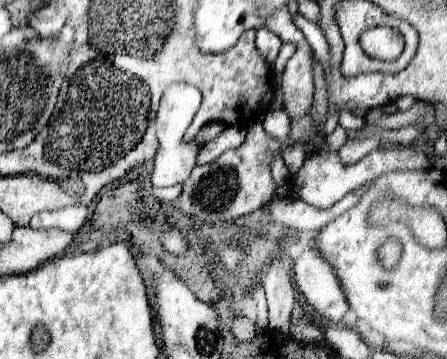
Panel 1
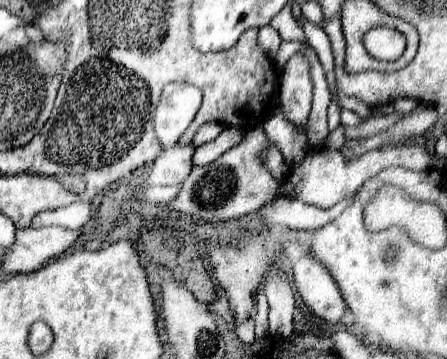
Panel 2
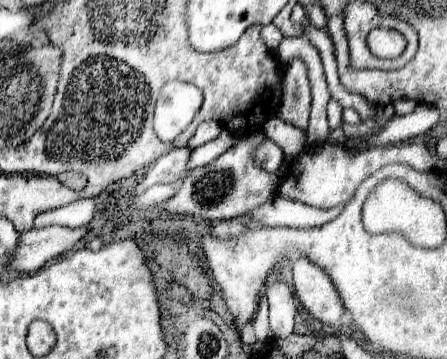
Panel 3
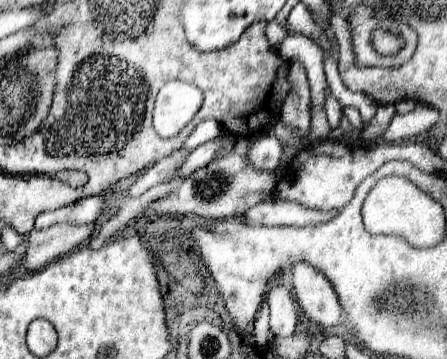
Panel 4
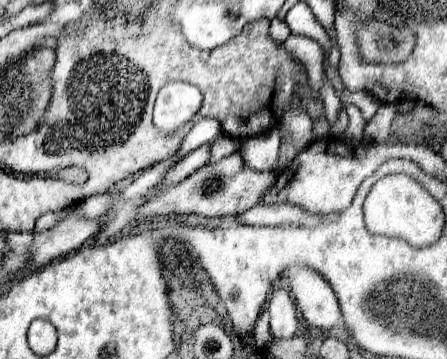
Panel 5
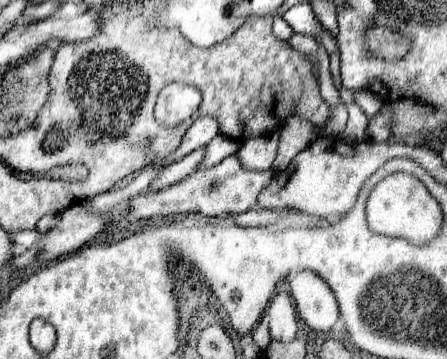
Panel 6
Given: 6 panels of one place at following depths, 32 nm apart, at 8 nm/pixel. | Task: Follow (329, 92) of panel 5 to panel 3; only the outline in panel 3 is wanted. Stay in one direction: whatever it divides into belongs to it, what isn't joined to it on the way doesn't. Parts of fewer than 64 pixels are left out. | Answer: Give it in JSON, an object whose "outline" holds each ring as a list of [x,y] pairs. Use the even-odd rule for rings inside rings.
{"outline":[[[334,98],[328,102],[328,122],[330,122],[330,130],[342,124],[342,106]]]}

